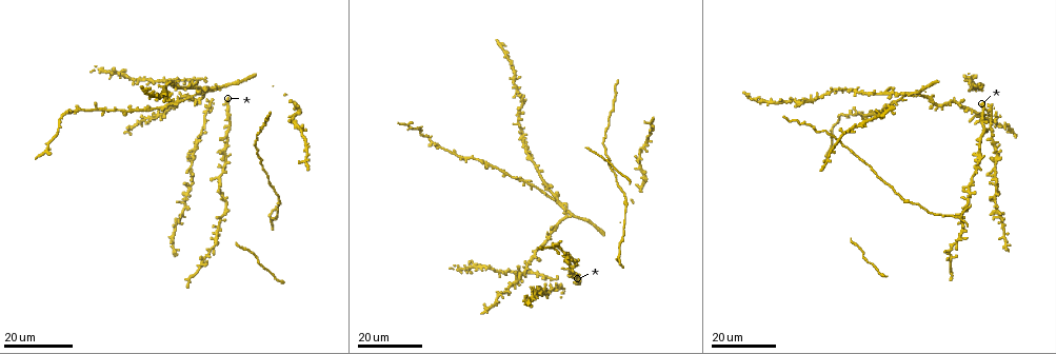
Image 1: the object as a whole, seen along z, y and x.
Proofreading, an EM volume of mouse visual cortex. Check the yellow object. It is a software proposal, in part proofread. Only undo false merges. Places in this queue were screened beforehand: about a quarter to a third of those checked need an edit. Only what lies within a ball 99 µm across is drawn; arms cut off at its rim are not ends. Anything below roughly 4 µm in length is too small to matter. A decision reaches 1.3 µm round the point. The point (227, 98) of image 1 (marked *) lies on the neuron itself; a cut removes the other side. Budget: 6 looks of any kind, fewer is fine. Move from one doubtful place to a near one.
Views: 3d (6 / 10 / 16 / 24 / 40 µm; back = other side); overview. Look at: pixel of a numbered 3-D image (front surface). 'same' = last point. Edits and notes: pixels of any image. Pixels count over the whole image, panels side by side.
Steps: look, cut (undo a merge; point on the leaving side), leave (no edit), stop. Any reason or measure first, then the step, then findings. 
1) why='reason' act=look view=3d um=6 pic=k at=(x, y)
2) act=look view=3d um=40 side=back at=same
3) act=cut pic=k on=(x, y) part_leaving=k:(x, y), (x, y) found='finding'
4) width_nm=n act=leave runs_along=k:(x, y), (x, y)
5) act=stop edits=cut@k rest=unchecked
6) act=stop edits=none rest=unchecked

why='calibre changes' act=look view=3d um=16 pic=1 at=(148, 111)

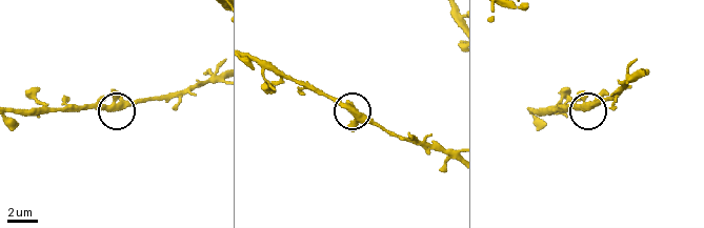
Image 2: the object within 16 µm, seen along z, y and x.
act=look view=3d um=6 pic=2 at=(341, 103)

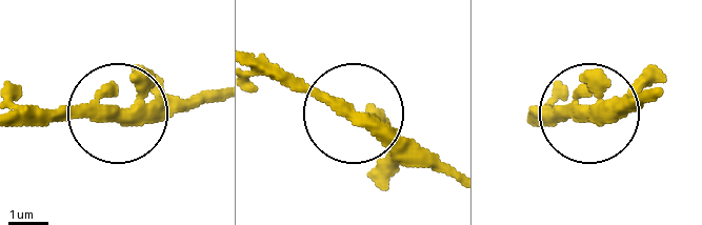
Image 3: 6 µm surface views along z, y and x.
act=look view=3d um=6 side=back pic=3 at=(116, 110)

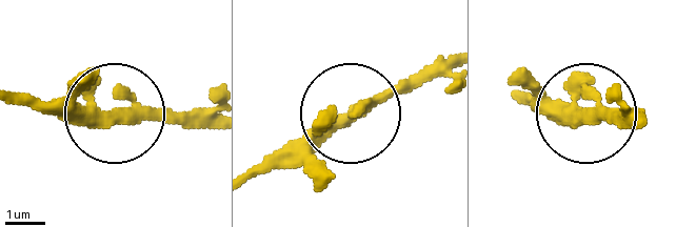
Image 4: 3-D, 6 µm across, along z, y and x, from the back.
arms=3 act=leave runs_along=4:(20, 99), (111, 116), (198, 116) found='continuous, no second neuron'

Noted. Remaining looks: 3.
why='thick turns thin' act=look view=3d um=16 pic=1 at=(908, 203)

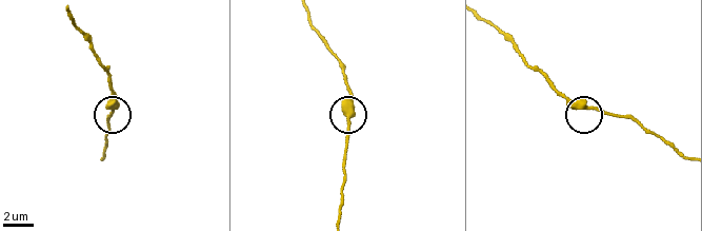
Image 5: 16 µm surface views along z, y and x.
act=look view=3d um=6 pic=5 at=(593, 109)

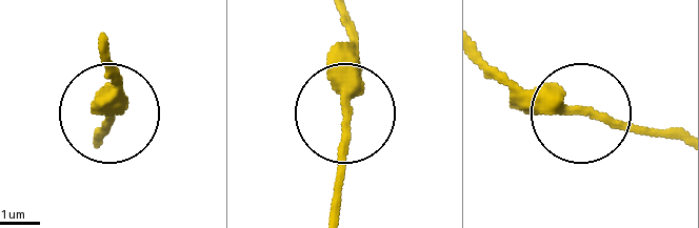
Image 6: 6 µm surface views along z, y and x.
act=leave runs_along=6:(99, 140), (108, 80) found='one neuron here'

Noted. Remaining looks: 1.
act=stop edits=none rest=unchecked

